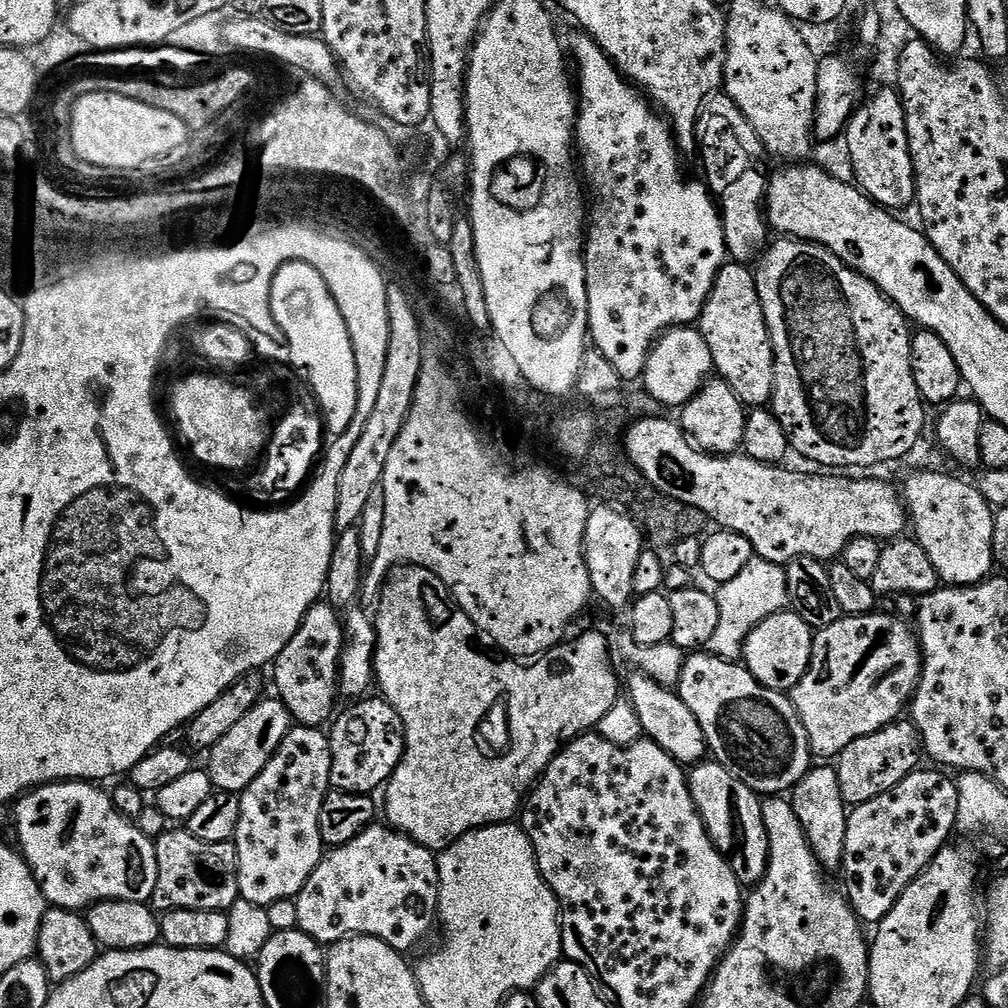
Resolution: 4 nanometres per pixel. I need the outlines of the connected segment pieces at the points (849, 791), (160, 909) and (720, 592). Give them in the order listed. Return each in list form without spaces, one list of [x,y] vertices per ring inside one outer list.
[[[901,718],[874,734],[866,734],[850,742],[850,746],[840,752],[834,764],[844,803],[855,806],[870,802],[870,798],[878,798],[878,794],[886,794],[886,790],[898,786],[902,778],[921,767],[920,756],[922,760],[924,755],[920,732],[908,718]]]
[[[169,830],[155,837],[156,857],[158,858],[158,882],[150,904],[157,913],[173,912],[175,908],[182,910],[218,910],[228,912],[240,899],[238,886],[238,854],[235,843],[219,844],[218,842],[202,842],[202,838],[194,838],[186,830]]]
[[[753,558],[730,582],[719,585],[714,595],[718,602],[718,627],[710,637],[707,651],[733,662],[741,659],[744,643],[756,626],[789,607],[785,565]]]

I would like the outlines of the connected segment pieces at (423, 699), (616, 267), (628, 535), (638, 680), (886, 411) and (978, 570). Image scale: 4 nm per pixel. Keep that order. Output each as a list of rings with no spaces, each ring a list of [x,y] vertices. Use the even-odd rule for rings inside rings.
[[[396,566],[391,569],[388,573],[388,579],[384,581],[379,594],[378,599],[378,609],[374,612],[374,621],[376,627],[376,654],[375,654],[375,683],[380,684],[380,688],[382,691],[383,699],[387,700],[388,703],[394,706],[394,710],[398,710],[398,714],[402,718],[402,722],[404,723],[404,742],[406,745],[406,751],[404,753],[404,757],[400,760],[400,764],[394,770],[394,774],[388,779],[388,783],[386,785],[386,791],[383,793],[384,796],[384,804],[382,800],[382,812],[384,812],[388,817],[386,817],[387,823],[391,825],[391,827],[395,828],[396,831],[404,833],[404,835],[411,838],[414,842],[418,842],[422,845],[423,848],[428,848],[431,852],[441,853],[445,848],[448,848],[454,842],[458,842],[458,838],[462,838],[467,834],[467,832],[473,832],[474,830],[478,830],[479,828],[485,828],[486,826],[490,826],[491,824],[507,824],[509,821],[513,819],[512,816],[521,811],[522,805],[525,803],[526,797],[529,792],[532,791],[537,780],[540,779],[541,776],[547,772],[548,767],[550,766],[550,762],[555,758],[559,753],[560,749],[564,747],[565,744],[570,743],[570,741],[575,740],[577,736],[583,736],[585,734],[591,733],[593,729],[600,725],[602,722],[602,718],[606,718],[606,714],[610,709],[616,705],[616,701],[621,699],[622,696],[622,684],[616,681],[616,672],[612,669],[612,660],[608,657],[608,640],[603,636],[600,632],[584,632],[581,634],[577,640],[569,639],[567,642],[561,642],[556,645],[555,648],[550,649],[550,651],[544,653],[543,656],[533,659],[531,662],[524,663],[516,658],[501,658],[499,655],[491,656],[488,652],[483,652],[480,649],[480,644],[476,641],[476,636],[478,637],[478,629],[476,627],[475,622],[467,616],[464,611],[461,610],[459,602],[452,596],[452,591],[449,590],[447,586],[442,582],[442,578],[438,578],[438,574],[434,574],[430,570],[426,570],[425,568],[421,568],[419,566]]]
[[[580,34],[570,44],[570,52],[578,73],[574,140],[578,145],[578,164],[590,197],[590,223],[584,241],[590,340],[614,366],[621,381],[639,381],[653,344],[668,329],[692,326],[699,321],[716,275],[729,259],[726,238],[717,201],[707,183],[684,180],[684,172],[680,169],[682,156],[671,123],[612,63],[591,36]]]
[[[616,506],[593,507],[588,513],[584,535],[584,557],[590,570],[590,582],[595,599],[605,600],[612,608],[627,609],[633,603],[634,574],[638,558],[646,550],[646,537],[639,524],[627,512]]]
[[[632,674],[628,684],[626,680],[626,692],[642,722],[644,736],[653,740],[658,746],[662,746],[662,750],[666,750],[666,754],[670,754],[681,766],[695,766],[709,755],[706,734],[702,734],[702,726],[698,726],[698,718],[690,714],[690,706],[682,702],[679,691],[663,688],[649,676]]]
[[[780,238],[769,247],[768,251],[760,257],[758,263],[754,268],[754,275],[756,277],[756,285],[758,286],[758,298],[764,304],[764,317],[768,323],[768,332],[772,336],[772,353],[776,356],[776,365],[774,366],[774,390],[772,391],[772,398],[770,401],[771,411],[776,413],[778,419],[780,419],[780,425],[786,430],[788,435],[788,443],[791,451],[796,456],[805,456],[807,460],[814,461],[817,466],[826,467],[828,470],[852,470],[848,468],[872,468],[875,464],[888,464],[891,460],[903,461],[916,444],[921,443],[922,437],[920,436],[924,432],[924,411],[926,411],[926,405],[922,397],[920,397],[920,391],[918,390],[918,382],[914,382],[914,370],[912,369],[912,337],[914,335],[913,329],[910,327],[910,321],[907,316],[901,312],[899,306],[894,303],[893,300],[888,299],[885,296],[884,291],[878,287],[873,280],[867,280],[860,272],[857,272],[855,268],[844,263],[832,253],[828,248],[824,248],[821,244],[814,244],[811,242],[797,242],[791,238]]]
[[[913,471],[904,488],[902,484],[902,499],[910,524],[913,529],[916,527],[914,538],[930,554],[930,562],[934,562],[934,570],[938,570],[945,585],[977,585],[988,579],[994,568],[990,559],[996,521],[994,508],[975,483],[967,484],[956,476],[934,471]]]

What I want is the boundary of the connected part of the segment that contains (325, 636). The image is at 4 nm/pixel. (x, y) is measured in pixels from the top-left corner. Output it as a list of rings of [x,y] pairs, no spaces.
[[[317,602],[304,615],[294,638],[286,642],[286,650],[282,650],[282,654],[278,654],[274,661],[271,671],[273,670],[272,676],[276,679],[275,695],[286,706],[297,725],[320,728],[333,719],[337,711],[340,656],[344,652],[344,639],[345,621],[336,605],[331,602]]]

